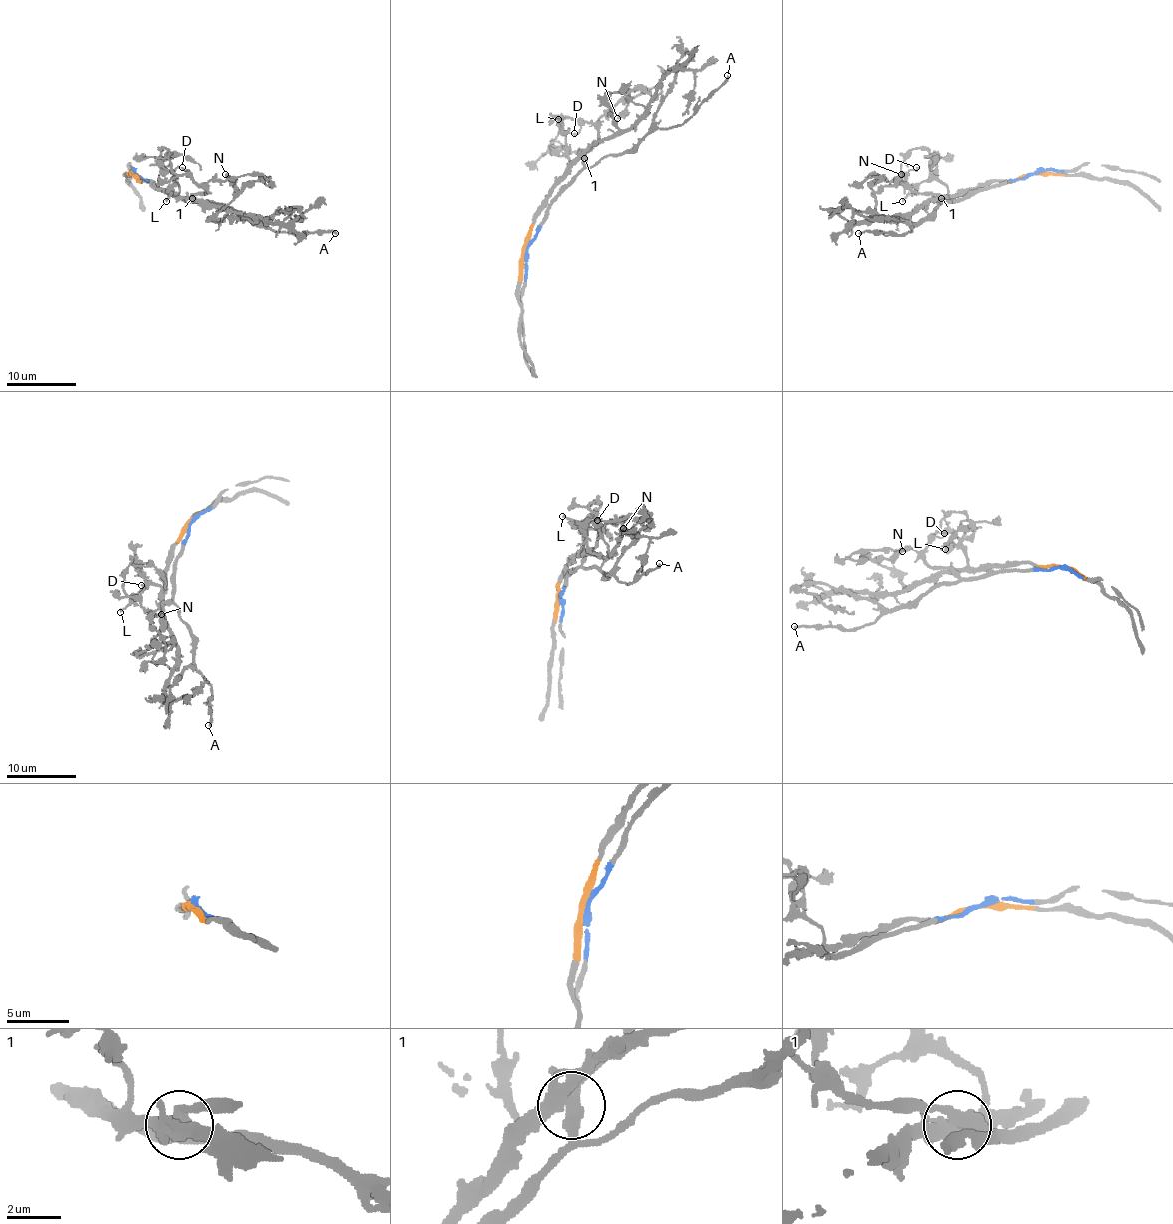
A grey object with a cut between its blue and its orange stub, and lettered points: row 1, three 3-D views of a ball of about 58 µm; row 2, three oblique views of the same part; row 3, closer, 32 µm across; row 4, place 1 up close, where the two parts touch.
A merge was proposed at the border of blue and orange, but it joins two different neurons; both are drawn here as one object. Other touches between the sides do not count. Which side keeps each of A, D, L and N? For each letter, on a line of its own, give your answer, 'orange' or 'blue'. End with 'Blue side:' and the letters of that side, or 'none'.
A: blue
D: blue
L: orange
N: orange
Blue side: A, D

